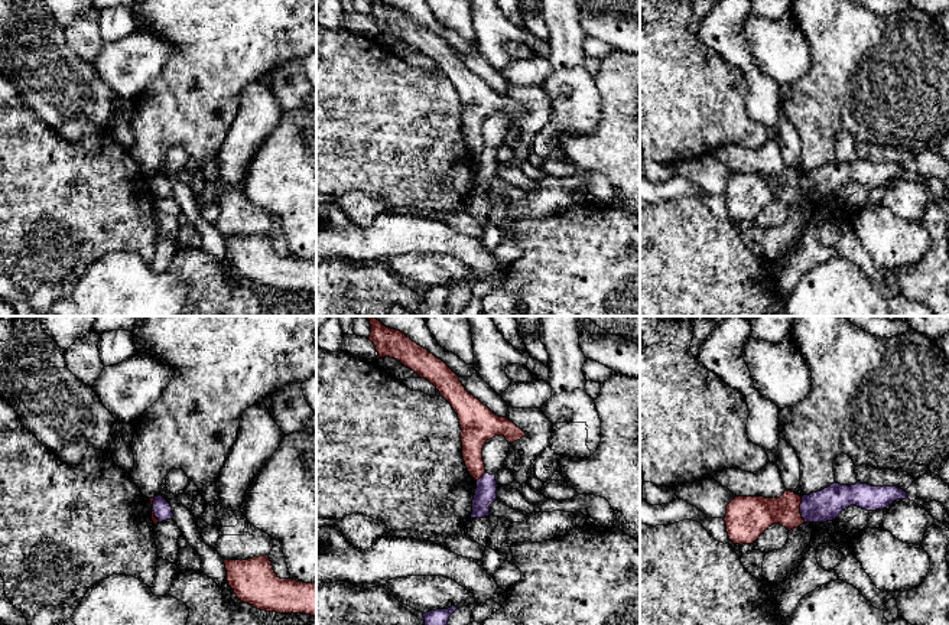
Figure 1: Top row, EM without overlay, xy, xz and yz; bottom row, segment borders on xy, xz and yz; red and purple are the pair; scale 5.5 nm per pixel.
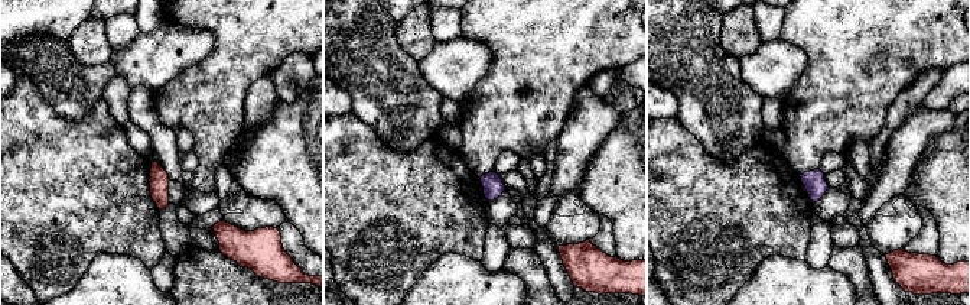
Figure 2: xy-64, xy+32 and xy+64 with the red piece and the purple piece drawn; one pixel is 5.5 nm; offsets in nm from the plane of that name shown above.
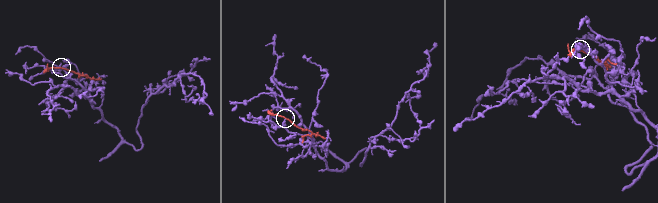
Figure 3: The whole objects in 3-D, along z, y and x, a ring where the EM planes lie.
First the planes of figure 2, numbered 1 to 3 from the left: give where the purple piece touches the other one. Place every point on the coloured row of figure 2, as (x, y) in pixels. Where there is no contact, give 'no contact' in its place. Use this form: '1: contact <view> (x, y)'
1: no contact
2: no contact
3: no contact

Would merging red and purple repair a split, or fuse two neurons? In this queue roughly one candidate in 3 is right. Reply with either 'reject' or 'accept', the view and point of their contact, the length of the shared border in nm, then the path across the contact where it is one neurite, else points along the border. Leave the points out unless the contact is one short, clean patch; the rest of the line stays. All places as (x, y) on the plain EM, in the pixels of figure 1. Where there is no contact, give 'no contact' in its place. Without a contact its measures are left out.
reject; meets red in yz at (799, 186); contact 150 nm long; border along yz (800, 173), (800, 194), (805, 198)

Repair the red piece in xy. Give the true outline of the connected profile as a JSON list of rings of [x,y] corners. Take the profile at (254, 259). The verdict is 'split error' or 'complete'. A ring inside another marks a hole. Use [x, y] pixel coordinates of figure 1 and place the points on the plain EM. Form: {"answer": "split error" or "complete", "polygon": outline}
{"answer": "complete", "polygon": [[[269,232],[224,237],[228,263],[237,274],[266,289],[316,293],[316,260],[280,255]]]}

